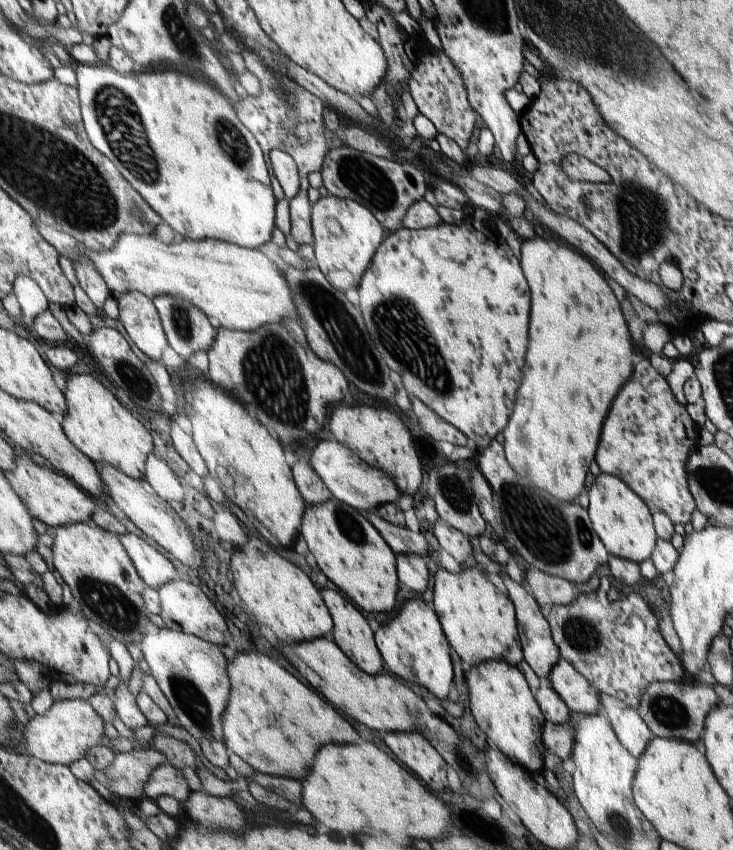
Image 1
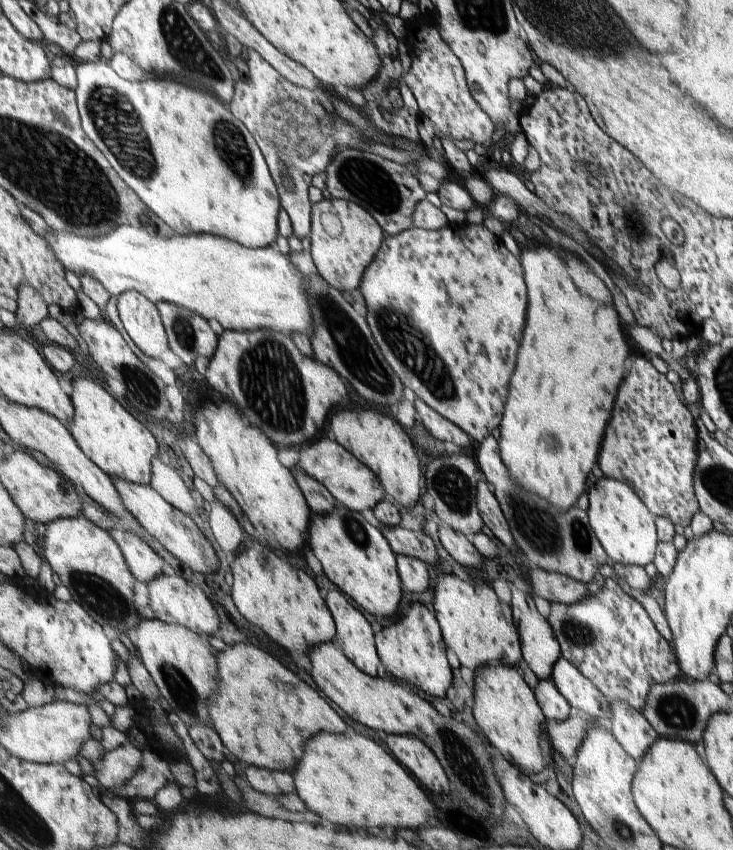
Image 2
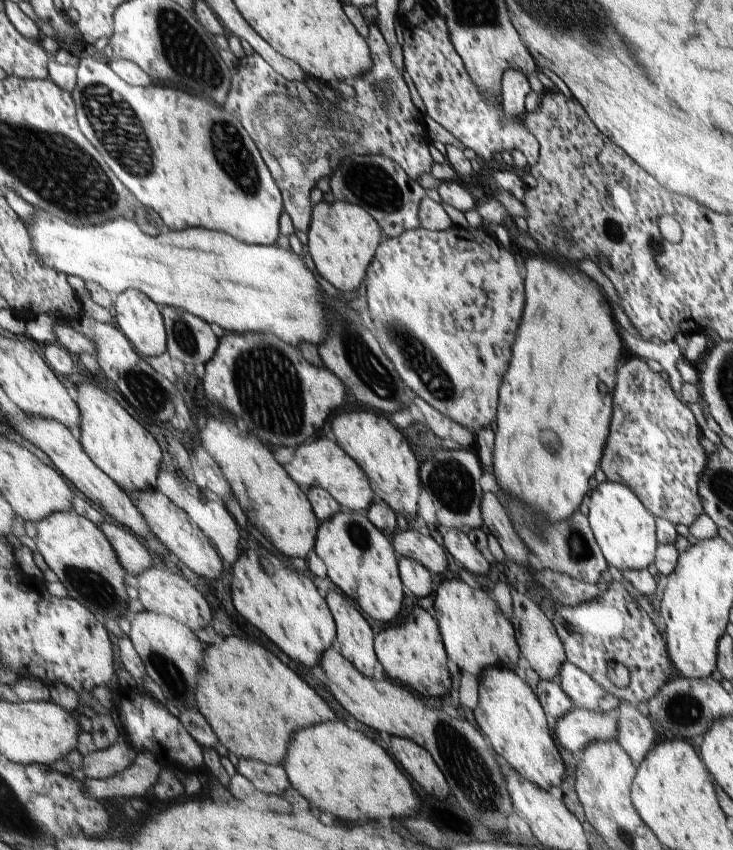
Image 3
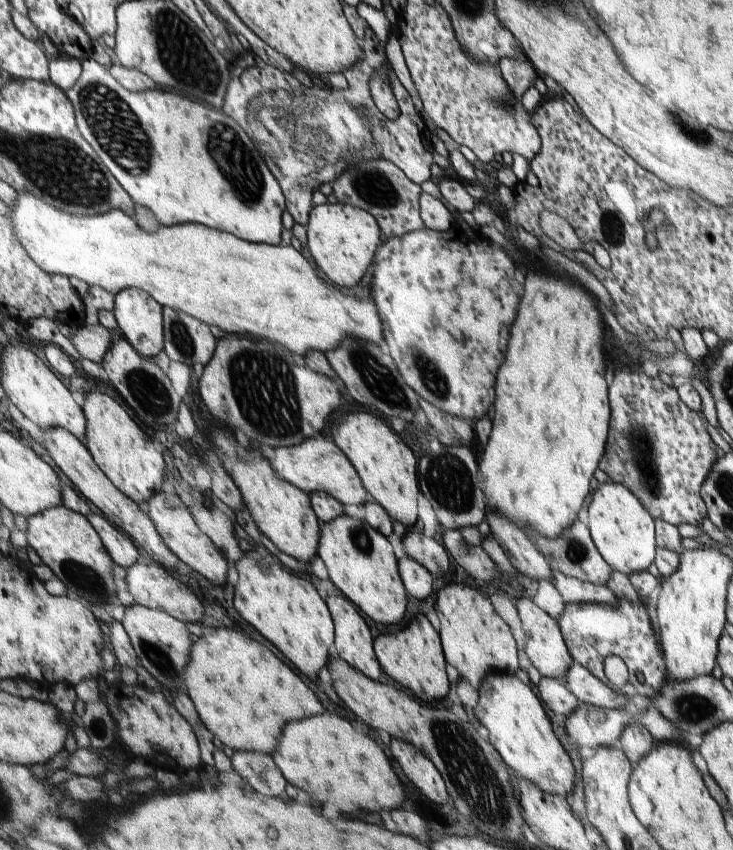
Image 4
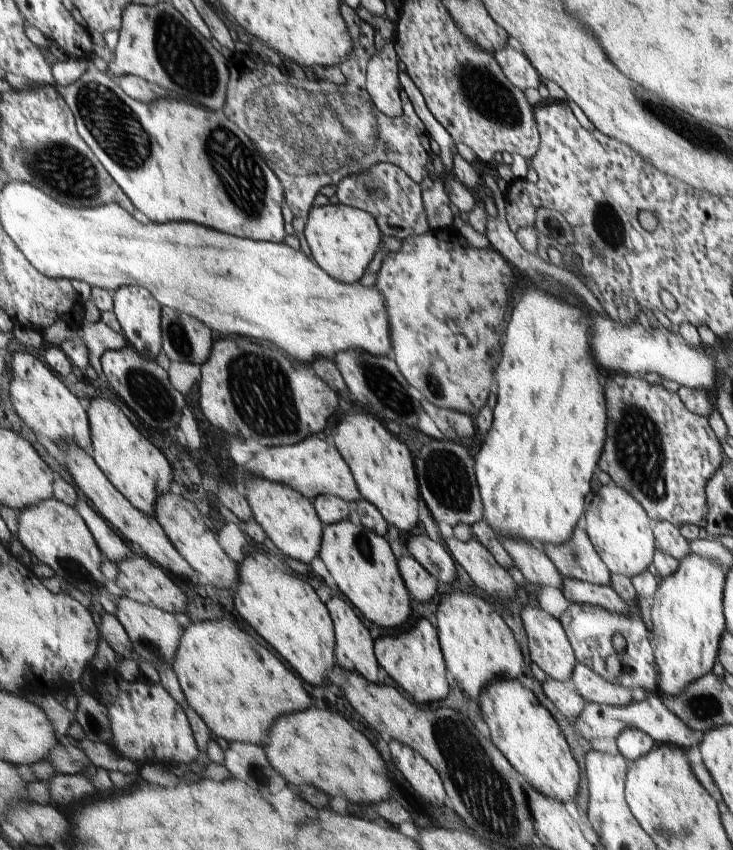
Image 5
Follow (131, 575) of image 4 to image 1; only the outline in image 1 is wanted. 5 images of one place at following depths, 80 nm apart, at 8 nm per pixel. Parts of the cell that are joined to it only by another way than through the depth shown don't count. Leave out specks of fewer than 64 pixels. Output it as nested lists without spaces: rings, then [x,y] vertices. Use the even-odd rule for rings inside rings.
[[[182,579],[163,584],[158,590],[161,612],[159,615],[166,623],[168,629],[185,632],[189,635],[200,637],[206,642],[222,646],[232,639],[232,634],[222,618],[222,614],[214,608],[208,596],[198,586]]]

